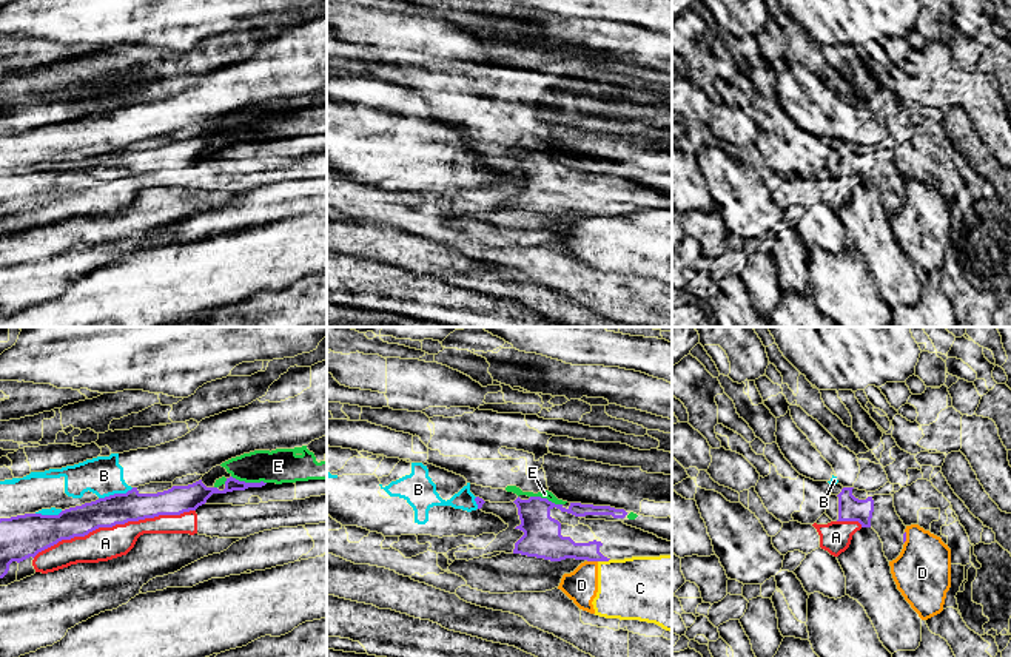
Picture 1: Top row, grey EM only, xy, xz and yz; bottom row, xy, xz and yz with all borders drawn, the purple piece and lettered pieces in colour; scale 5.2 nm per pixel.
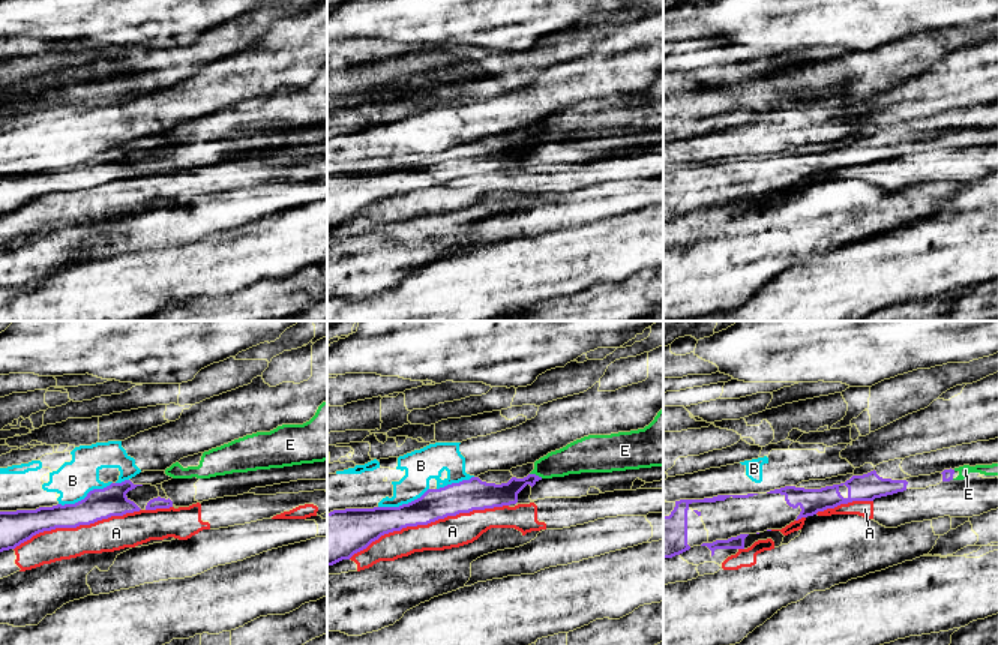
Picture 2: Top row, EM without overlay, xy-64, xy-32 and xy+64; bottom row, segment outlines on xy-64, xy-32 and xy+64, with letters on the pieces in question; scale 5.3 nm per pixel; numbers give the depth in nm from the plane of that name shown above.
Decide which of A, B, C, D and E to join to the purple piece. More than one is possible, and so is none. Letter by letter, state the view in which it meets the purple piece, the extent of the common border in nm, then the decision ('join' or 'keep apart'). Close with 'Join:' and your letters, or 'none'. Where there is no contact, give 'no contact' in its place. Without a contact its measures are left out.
A: contact in xy; length 900 nm; keep apart
B: contact in xy; length 190 nm; keep apart
C: contact in xz; length 70 nm; keep apart
D: contact in xz; length 60 nm; keep apart
E: contact in xy; length 190 nm; keep apart
Join: none

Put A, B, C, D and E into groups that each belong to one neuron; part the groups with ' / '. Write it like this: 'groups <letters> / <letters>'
groups A / B / C D / E

